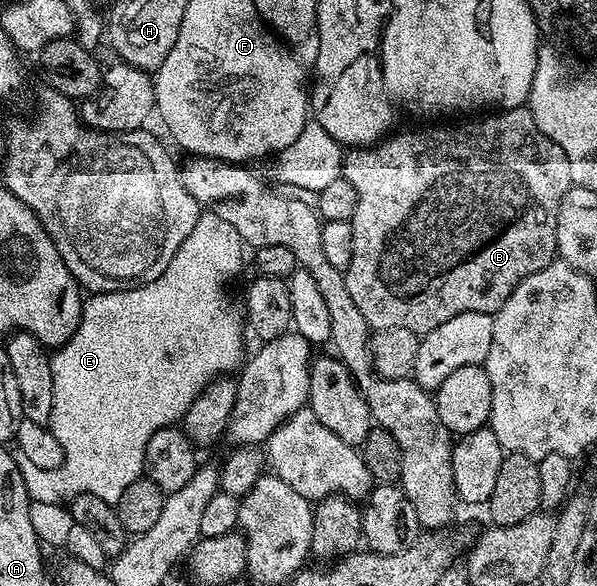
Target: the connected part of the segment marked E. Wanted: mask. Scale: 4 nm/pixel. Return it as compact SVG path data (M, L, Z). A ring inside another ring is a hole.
M202 213L199 214L196 225L192 225L192 233L188 233L188 237L184 237L184 241L172 257L168 269L164 269L164 273L160 273L160 277L156 277L156 281L145 283L143 287L132 287L128 291L99 291L91 294L83 302L80 325L76 329L76 333L72 333L72 337L67 343L63 347L57 348L50 356L52 417L48 426L51 433L55 435L56 441L60 441L60 449L64 449L64 461L56 469L36 469L36 465L32 465L32 461L27 459L22 459L20 463L26 488L35 504L66 505L80 493L92 493L92 497L101 497L103 501L116 505L120 501L124 489L128 489L128 485L132 485L132 481L143 478L144 449L148 445L148 441L152 441L152 433L165 427L175 426L185 415L186 410L190 408L192 401L196 401L199 393L213 379L229 376L243 366L242 327L244 331L244 315L239 308L238 311L234 308L233 303L226 296L226 286L229 285L230 278L242 267L242 251L244 252L244 244L240 233L236 233L236 229L232 229L232 225L228 225L228 221L224 221L213 213Z

